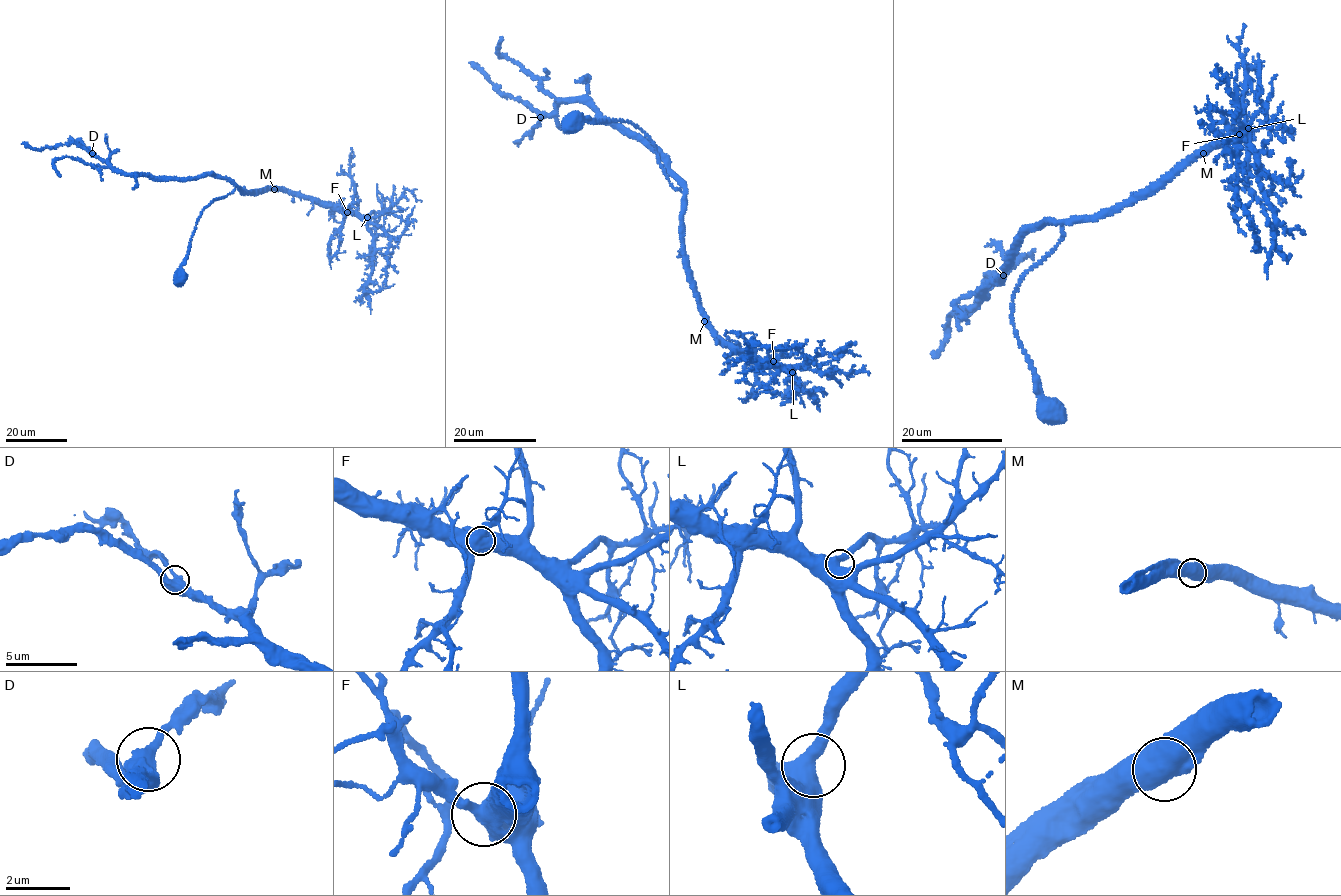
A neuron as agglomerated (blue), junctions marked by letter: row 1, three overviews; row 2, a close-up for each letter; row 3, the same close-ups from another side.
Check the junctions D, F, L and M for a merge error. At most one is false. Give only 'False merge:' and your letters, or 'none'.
False merge: none

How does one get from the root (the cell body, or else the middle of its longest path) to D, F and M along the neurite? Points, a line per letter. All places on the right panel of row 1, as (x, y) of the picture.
D: (1047, 407), (1012, 305), (1024, 275), (1060, 241), (1060, 224), (1025, 231), (982, 291), (987, 298), (1003, 275)
F: (1047, 407), (1013, 329), (1024, 275), (1053, 251), (1064, 223), (1146, 197), (1239, 134)
M: (1047, 407), (1013, 329), (1017, 287), (1053, 251), (1064, 223), (1108, 215), (1146, 197), (1203, 153)

